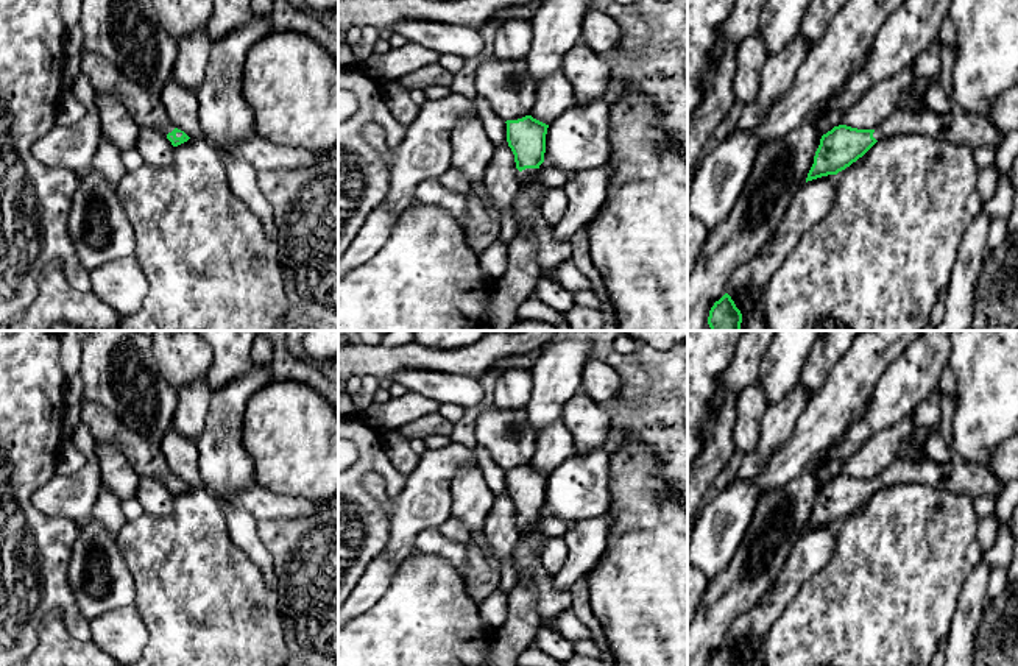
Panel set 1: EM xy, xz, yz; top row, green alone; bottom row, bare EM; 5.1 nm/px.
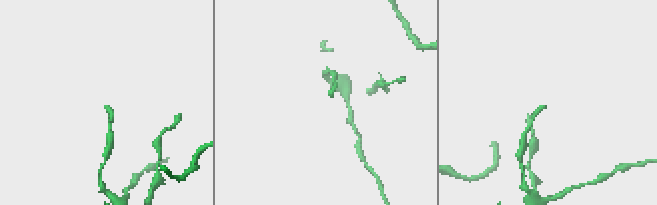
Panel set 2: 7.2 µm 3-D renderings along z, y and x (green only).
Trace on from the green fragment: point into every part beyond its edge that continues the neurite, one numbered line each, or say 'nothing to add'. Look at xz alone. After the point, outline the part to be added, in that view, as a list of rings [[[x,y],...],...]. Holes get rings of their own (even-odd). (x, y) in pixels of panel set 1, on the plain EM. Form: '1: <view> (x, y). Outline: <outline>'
1: xz (524, 526). Outline: [[[525,518],[522,521],[518,521],[516,527],[518,527],[519,533],[524,535],[532,530],[535,523],[536,523],[536,518]]]

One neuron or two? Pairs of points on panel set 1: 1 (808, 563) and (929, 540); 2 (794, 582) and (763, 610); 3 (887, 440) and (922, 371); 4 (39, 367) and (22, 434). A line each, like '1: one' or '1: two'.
1: two
2: one
3: two
4: one

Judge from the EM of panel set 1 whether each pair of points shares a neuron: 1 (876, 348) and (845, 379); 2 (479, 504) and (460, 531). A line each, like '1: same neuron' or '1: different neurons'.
1: same neuron
2: different neurons

